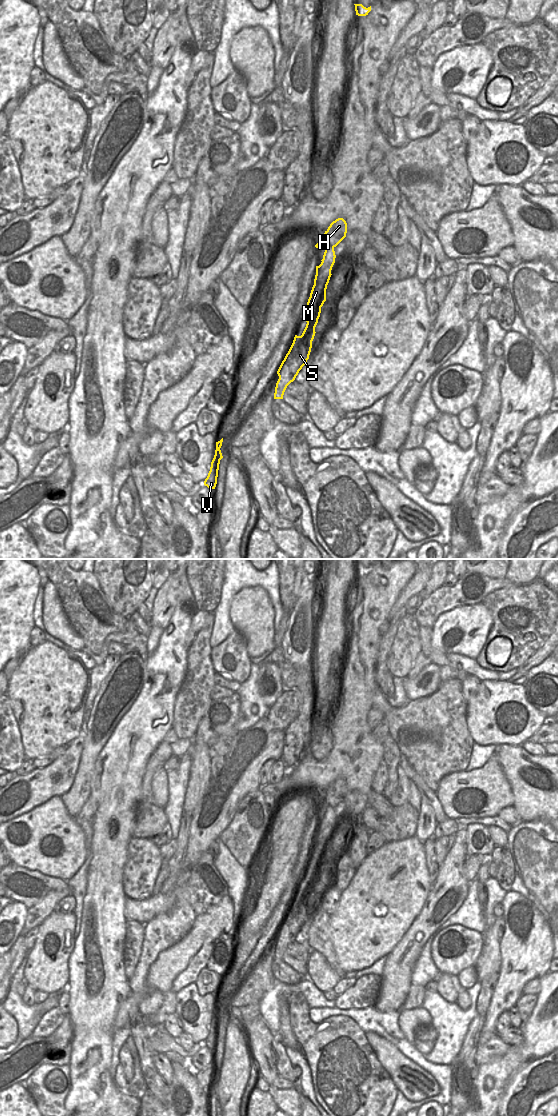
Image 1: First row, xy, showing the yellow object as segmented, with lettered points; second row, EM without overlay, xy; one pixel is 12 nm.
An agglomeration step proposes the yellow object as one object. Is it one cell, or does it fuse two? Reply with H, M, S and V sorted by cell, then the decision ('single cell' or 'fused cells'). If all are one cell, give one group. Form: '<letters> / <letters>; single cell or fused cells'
H M S / V; fused cells

